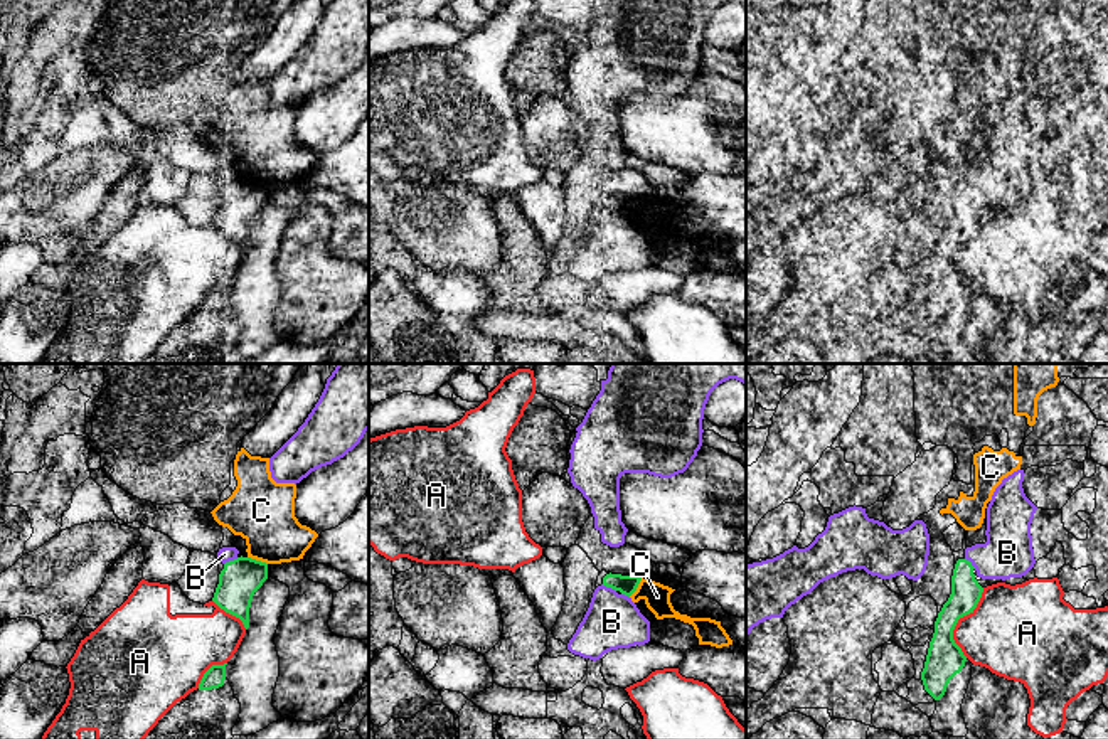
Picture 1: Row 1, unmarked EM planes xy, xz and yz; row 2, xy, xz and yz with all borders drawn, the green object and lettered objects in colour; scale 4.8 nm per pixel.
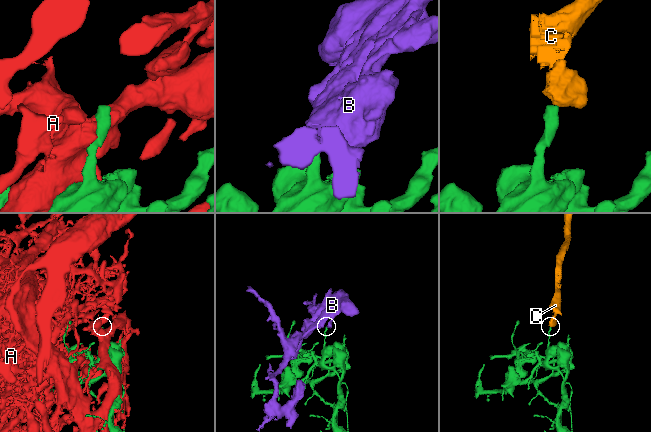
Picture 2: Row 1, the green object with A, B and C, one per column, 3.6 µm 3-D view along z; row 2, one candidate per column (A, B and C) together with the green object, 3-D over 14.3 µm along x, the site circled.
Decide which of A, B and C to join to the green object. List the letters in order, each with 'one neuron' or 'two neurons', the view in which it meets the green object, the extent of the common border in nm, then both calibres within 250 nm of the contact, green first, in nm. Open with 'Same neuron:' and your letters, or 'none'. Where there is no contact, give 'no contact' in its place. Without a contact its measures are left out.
Same neuron: none
A: two neurons; contact in yz; length 340 nm; calibres 180 and 380 nm
B: two neurons; contact in xy; length 80 nm; calibres 190 and 70 nm
C: two neurons; contact in xy; length 100 nm; calibres 190 and 300 nm

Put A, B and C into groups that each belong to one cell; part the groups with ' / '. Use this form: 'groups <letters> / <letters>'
groups A / B / C

